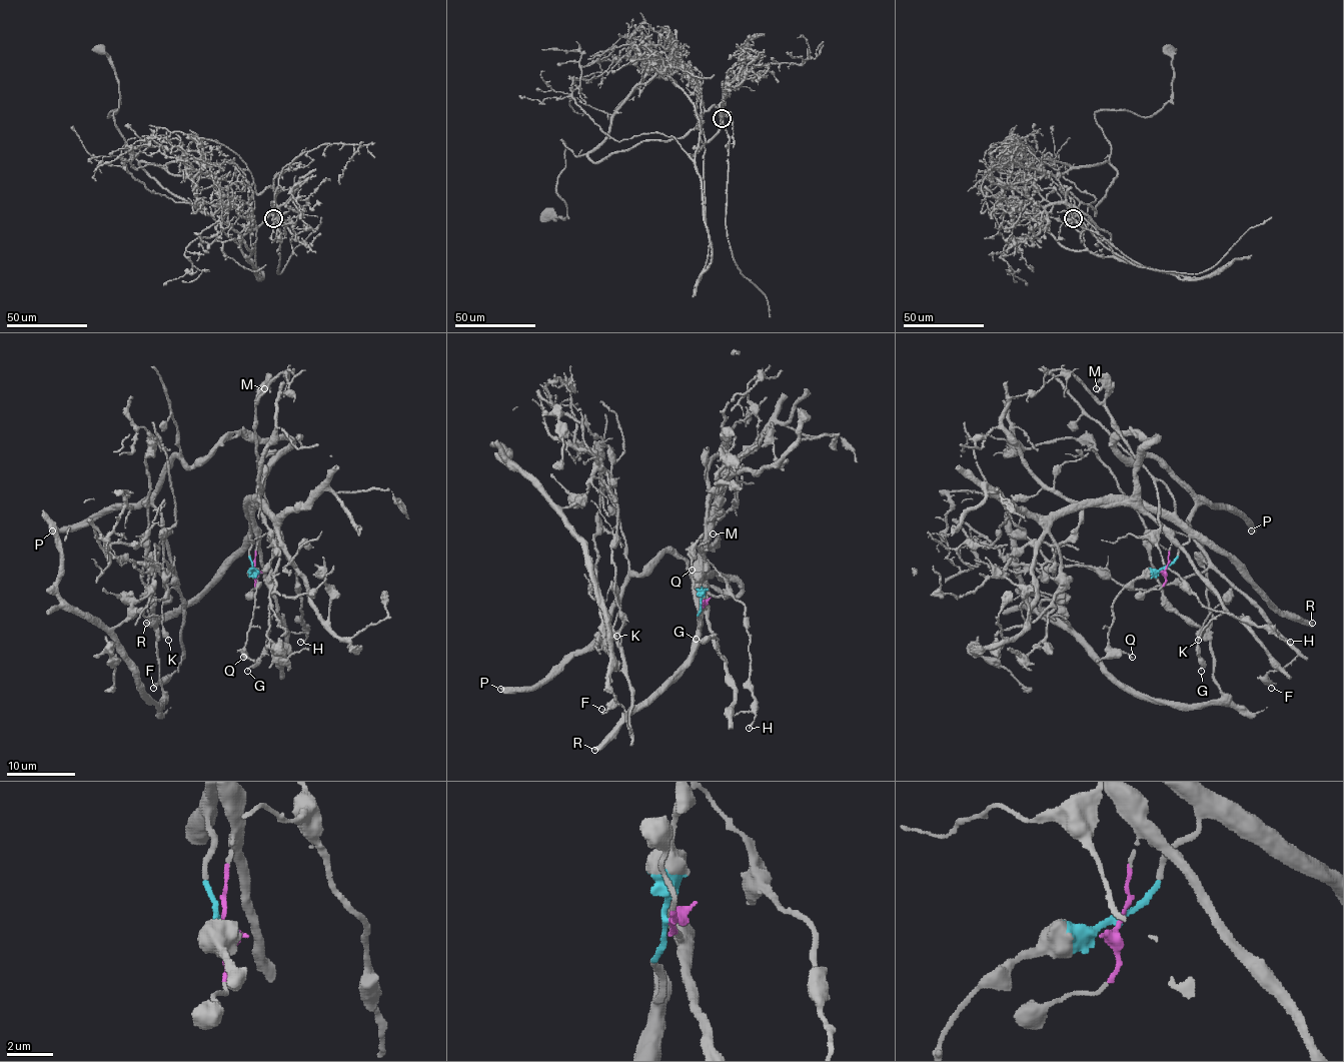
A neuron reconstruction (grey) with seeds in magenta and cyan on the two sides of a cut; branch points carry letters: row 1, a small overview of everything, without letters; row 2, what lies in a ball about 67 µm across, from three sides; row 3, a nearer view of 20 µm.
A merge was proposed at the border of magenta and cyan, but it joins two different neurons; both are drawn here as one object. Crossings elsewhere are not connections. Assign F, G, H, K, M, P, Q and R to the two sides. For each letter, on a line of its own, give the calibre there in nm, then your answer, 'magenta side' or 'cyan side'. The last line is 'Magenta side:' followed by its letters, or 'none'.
F: 90 nm | magenta side
G: 140 nm | magenta side
H: 170 nm | cyan side
K: 440 nm | magenta side
M: 160 nm | cyan side
P: 550 nm | magenta side
Q: 150 nm | cyan side
R: 480 nm | cyan side
Magenta side: F, G, K, P

